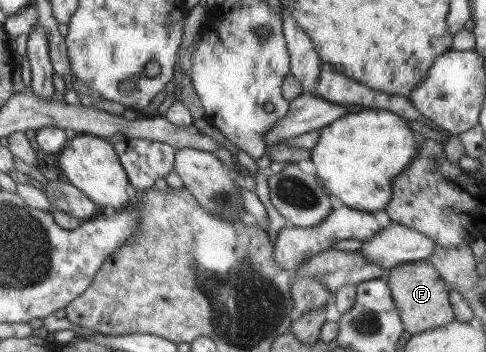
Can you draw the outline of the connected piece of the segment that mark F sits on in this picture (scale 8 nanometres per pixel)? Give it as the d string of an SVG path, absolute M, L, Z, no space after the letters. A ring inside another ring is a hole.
M426 260L396 265L390 270L387 281L405 331L417 335L422 331L441 327L455 320L448 296L449 288Z

